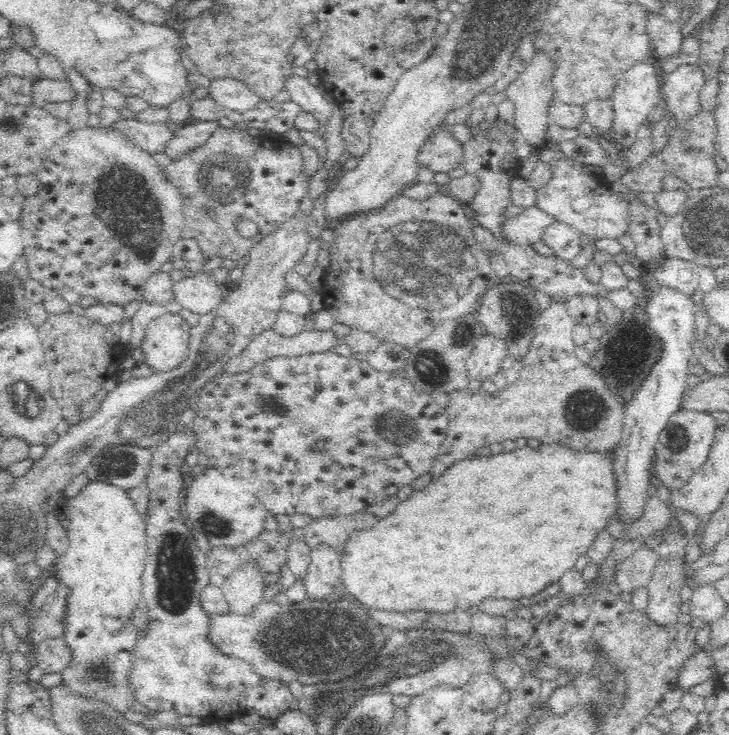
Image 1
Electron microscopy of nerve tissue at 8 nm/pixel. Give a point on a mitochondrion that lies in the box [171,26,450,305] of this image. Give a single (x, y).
(230, 175)

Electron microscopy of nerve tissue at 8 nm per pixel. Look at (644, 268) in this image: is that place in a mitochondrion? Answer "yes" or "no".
no

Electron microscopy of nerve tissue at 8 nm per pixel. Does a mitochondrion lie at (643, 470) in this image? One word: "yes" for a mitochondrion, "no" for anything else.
no

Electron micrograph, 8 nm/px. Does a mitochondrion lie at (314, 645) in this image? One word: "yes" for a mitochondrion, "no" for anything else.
yes

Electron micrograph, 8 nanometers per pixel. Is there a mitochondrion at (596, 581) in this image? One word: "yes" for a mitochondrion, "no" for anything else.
no

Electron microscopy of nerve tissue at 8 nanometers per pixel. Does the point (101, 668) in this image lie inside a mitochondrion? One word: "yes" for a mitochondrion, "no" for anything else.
yes

